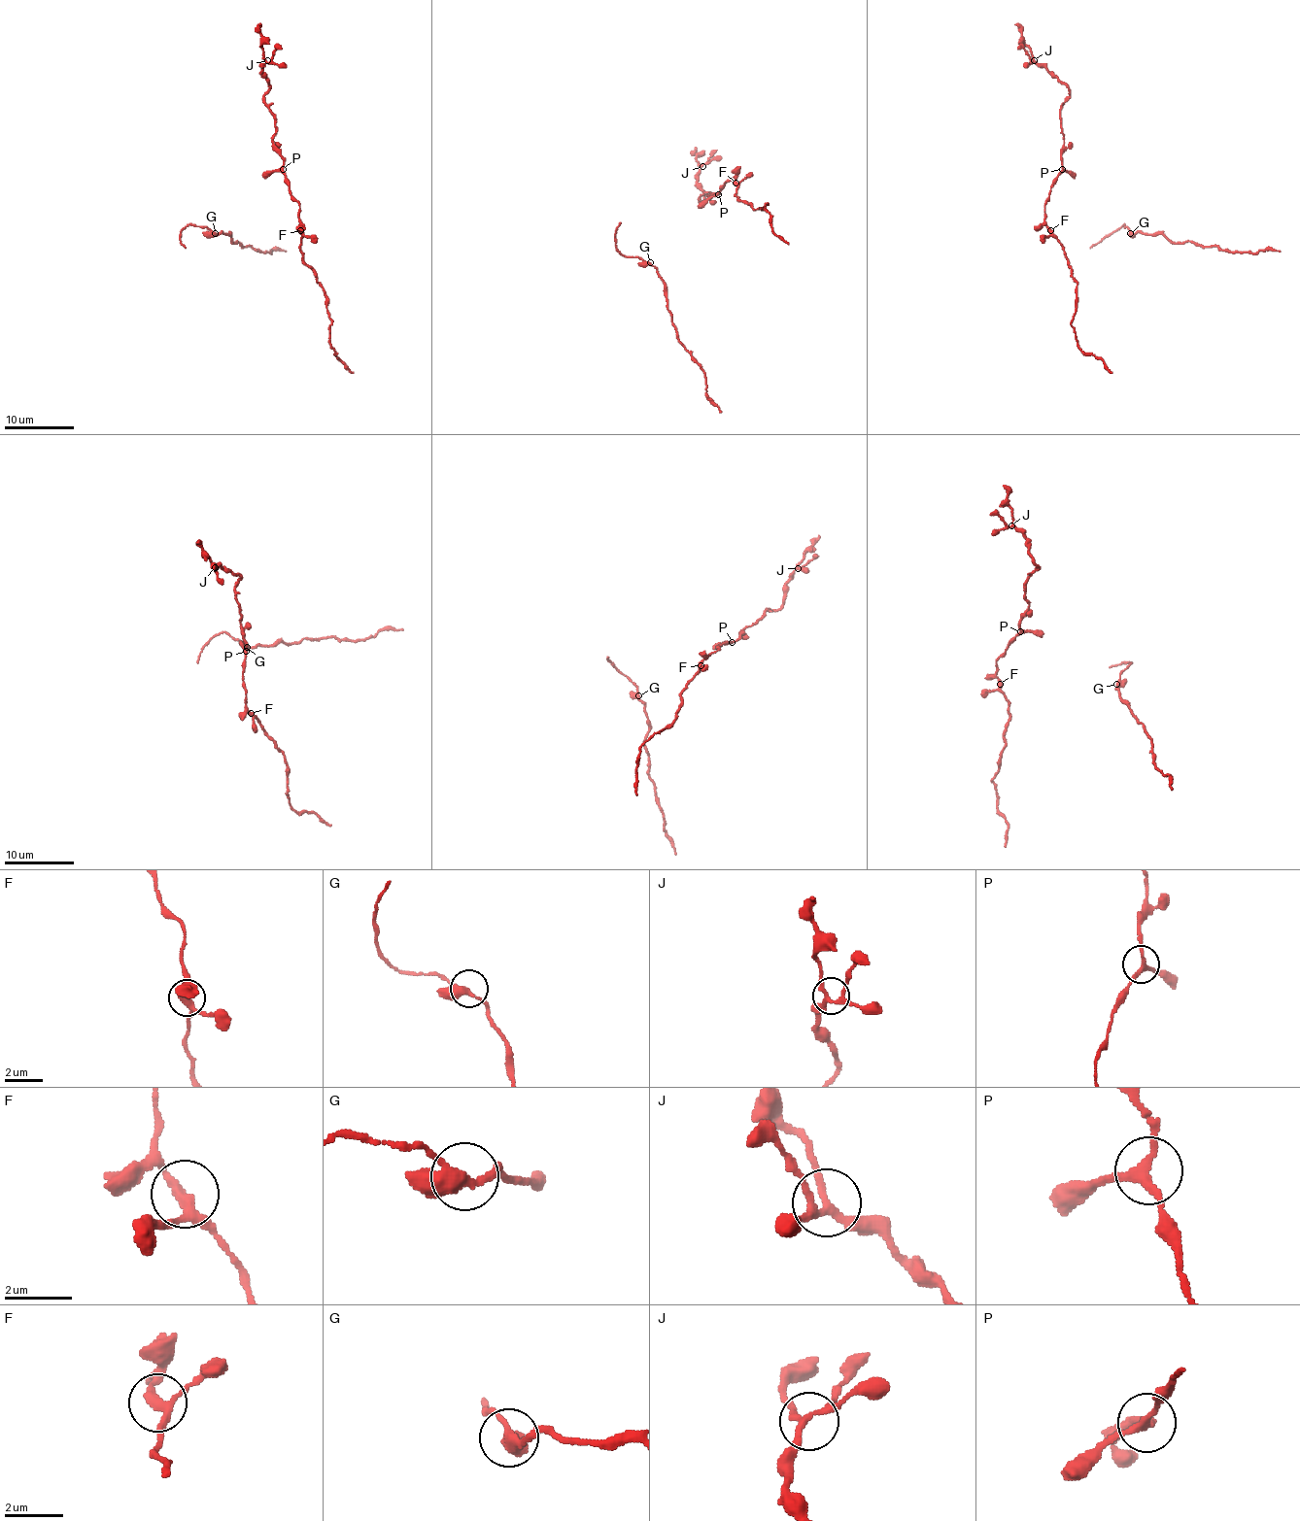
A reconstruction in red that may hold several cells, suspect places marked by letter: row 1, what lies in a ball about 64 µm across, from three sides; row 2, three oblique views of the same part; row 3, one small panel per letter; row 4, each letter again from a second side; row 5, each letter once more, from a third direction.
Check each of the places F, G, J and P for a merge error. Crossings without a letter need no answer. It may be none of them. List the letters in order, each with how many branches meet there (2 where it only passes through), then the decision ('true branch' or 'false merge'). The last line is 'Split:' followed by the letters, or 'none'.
F: 3 | true branch
G: 3 | true branch
J: 4 | true branch
P: 3 | true branch
Split: none

